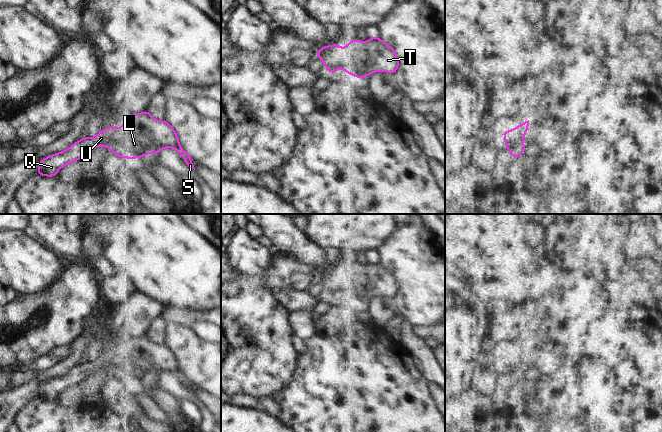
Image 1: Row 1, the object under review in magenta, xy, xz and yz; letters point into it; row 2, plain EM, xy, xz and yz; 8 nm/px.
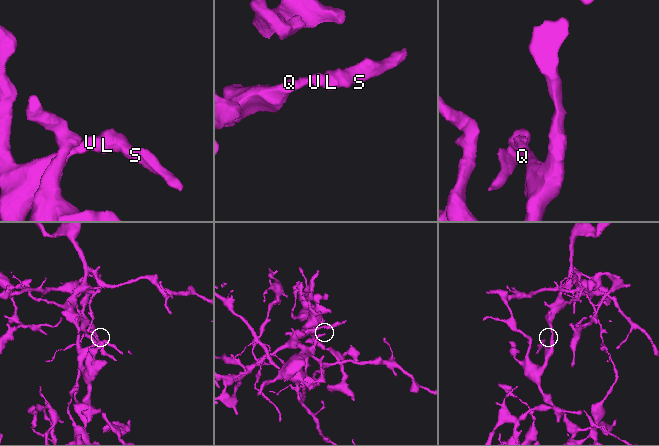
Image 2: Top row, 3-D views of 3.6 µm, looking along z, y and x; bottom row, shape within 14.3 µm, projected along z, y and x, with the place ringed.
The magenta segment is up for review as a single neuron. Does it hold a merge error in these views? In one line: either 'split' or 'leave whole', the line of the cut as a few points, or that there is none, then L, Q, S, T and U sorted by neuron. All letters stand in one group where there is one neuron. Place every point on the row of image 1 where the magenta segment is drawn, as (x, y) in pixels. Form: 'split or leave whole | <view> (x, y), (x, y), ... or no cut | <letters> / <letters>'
leave whole | no cut | L Q S T U

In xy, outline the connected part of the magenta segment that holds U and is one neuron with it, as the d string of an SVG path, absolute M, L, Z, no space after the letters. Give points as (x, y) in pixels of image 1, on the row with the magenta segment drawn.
M147 110L130 115L120 128L110 126L93 138L83 137L68 149L47 156L38 164L41 176L54 177L65 165L81 159L97 146L105 146L116 156L127 159L142 158L158 153L163 148L173 148L185 160L187 167L194 169L192 157L180 146L174 128L165 120L156 120Z

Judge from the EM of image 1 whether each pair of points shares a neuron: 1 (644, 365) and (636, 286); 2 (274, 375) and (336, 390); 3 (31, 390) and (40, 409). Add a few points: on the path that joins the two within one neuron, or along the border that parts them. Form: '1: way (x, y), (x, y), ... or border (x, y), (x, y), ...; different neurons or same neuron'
1: border (629, 290), (648, 296); different neurons
2: border (298, 356), (291, 381), (274, 394); different neurons
3: border (36, 397), (27, 401), (16, 412); different neurons

